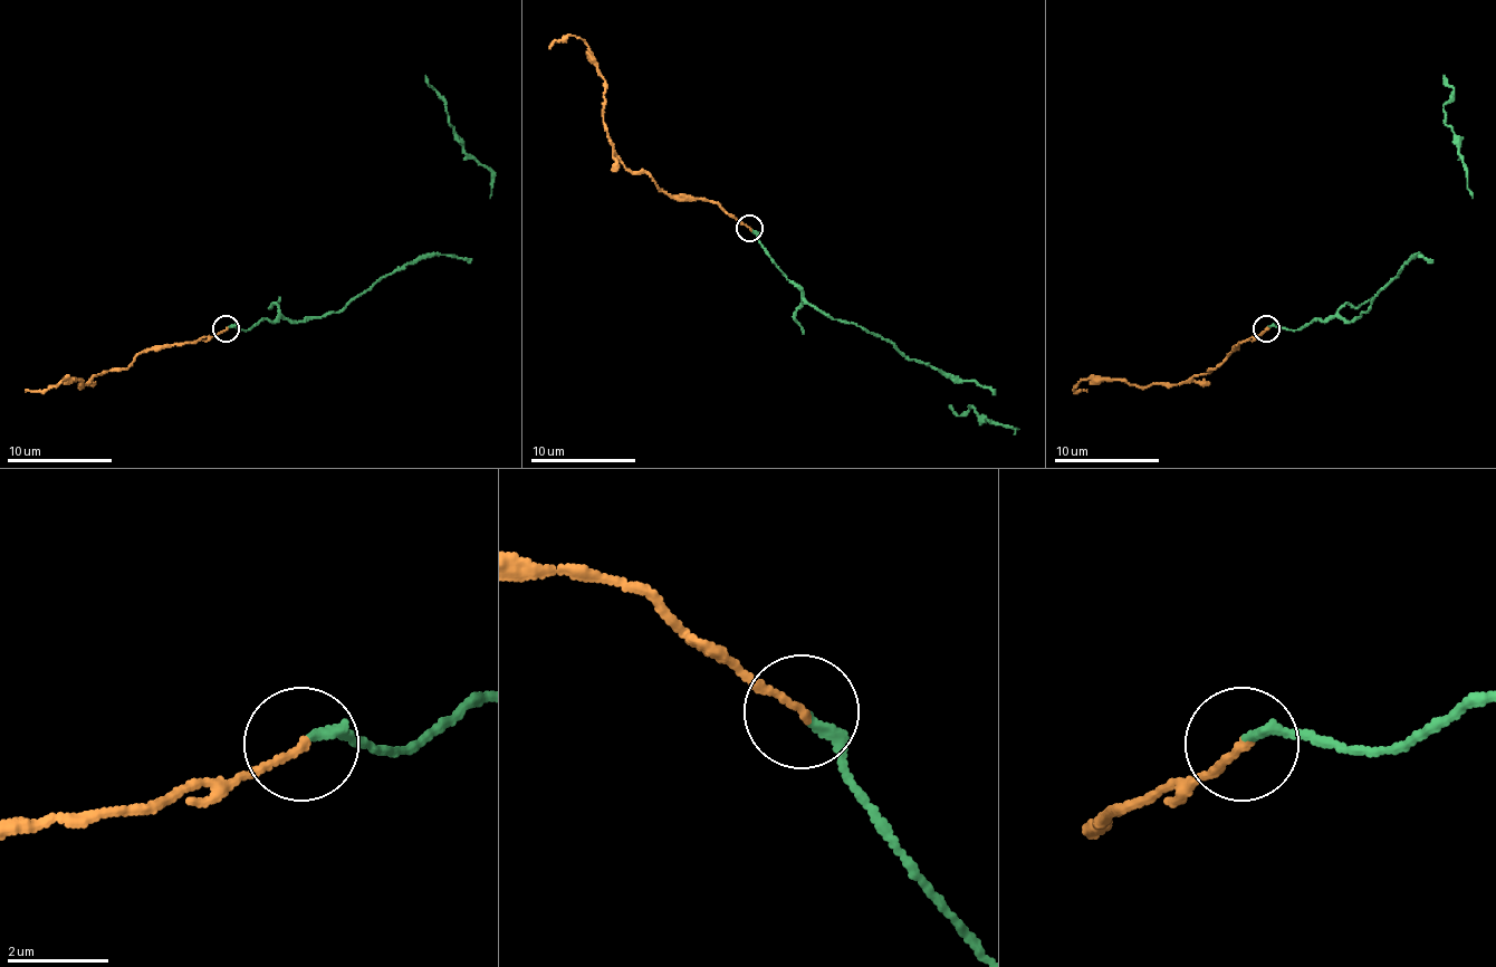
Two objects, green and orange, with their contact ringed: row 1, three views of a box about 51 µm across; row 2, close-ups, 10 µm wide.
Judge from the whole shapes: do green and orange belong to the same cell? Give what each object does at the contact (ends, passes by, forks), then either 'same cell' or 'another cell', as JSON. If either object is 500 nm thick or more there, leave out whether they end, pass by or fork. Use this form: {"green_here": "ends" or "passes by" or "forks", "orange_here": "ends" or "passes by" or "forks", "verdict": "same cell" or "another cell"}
{"green_here": "ends", "orange_here": "ends", "verdict": "another cell"}

